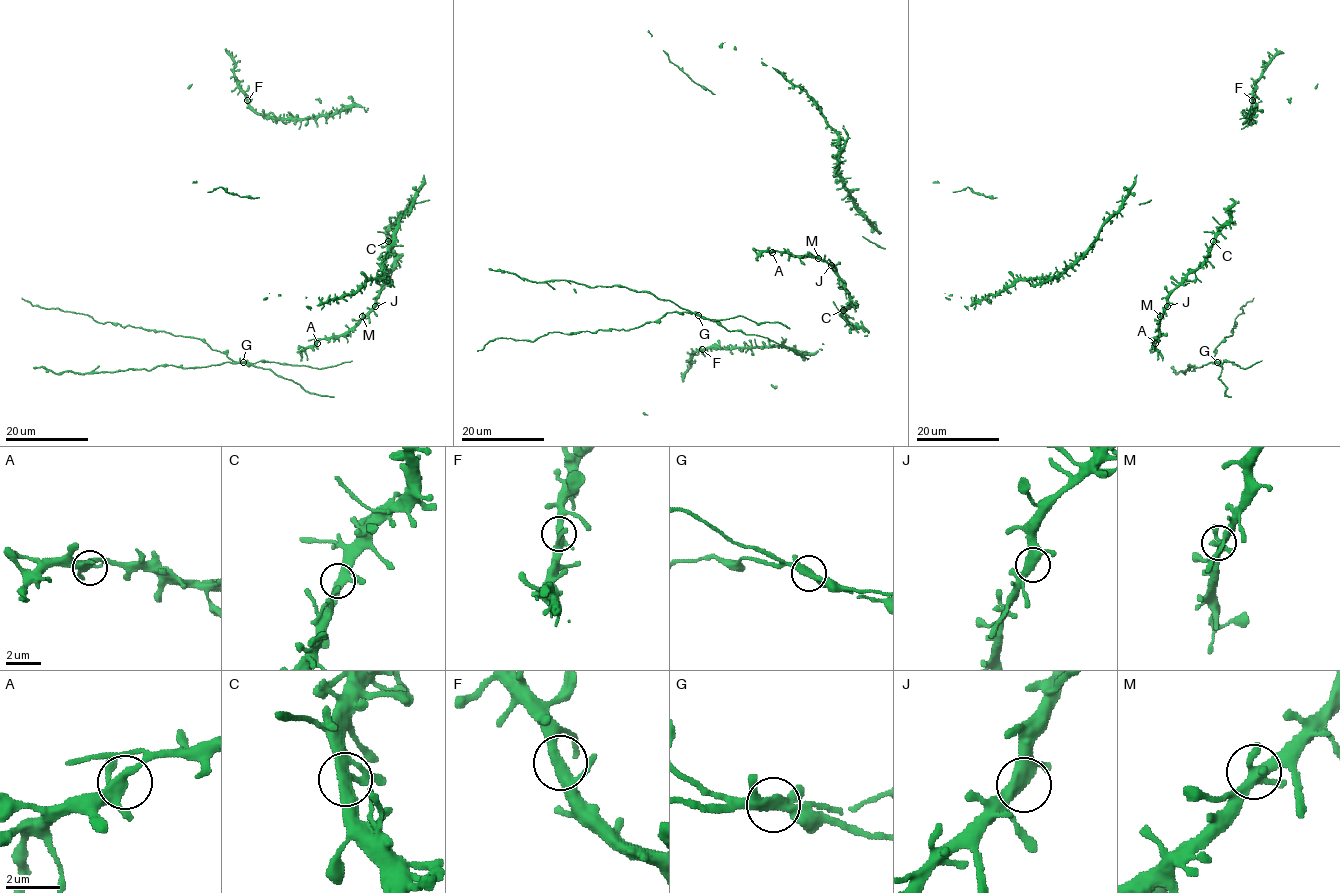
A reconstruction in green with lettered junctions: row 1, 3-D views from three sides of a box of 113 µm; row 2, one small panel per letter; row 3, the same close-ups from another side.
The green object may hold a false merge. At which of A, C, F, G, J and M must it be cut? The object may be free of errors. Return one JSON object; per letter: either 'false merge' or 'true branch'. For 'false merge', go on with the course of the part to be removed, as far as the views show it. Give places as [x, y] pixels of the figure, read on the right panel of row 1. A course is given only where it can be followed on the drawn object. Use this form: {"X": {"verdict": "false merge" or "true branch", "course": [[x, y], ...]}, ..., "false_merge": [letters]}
{"A": {"verdict": "true branch"}, "C": {"verdict": "true branch"}, "F": {"verdict": "true branch"}, "G": {"verdict": "true branch"}, "J": {"verdict": "true branch"}, "M": {"verdict": "true branch"}, "false_merge": []}

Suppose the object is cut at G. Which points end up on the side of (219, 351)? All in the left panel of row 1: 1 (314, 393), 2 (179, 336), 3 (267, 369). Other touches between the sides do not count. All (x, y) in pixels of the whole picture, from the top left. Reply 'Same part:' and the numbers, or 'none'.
Same part: 1, 2, 3

